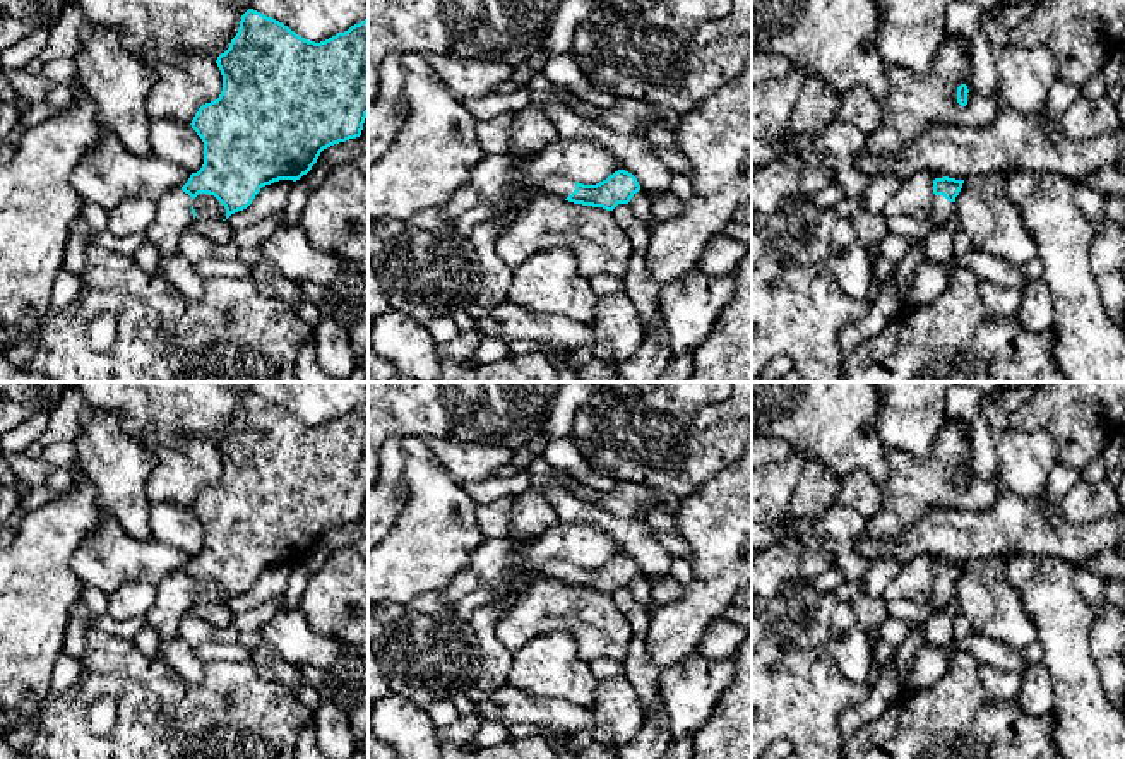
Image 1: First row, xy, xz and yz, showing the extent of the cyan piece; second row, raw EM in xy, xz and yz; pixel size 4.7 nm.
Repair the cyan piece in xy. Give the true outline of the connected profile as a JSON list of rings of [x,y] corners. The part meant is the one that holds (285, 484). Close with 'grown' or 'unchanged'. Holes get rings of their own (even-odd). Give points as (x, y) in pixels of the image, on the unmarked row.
[[[248,392],[216,447],[223,475],[202,488],[190,507],[204,526],[204,548],[180,574],[156,586],[156,601],[146,615],[161,642],[178,637],[182,617],[195,605],[193,583],[199,577],[214,579],[228,603],[247,593],[262,571],[300,564],[324,533],[360,521],[368,499],[368,403],[315,427]]] | grown

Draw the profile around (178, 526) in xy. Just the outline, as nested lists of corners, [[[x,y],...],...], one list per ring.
[[[154,504],[149,517],[154,540],[173,545],[190,557],[202,552],[204,526],[190,507]]]

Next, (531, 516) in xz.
[[[543,456],[536,457],[527,471],[531,483],[524,493],[514,499],[510,509],[510,536],[519,541],[538,540],[560,523],[553,505],[543,495],[546,485],[572,492],[572,478],[548,464]]]

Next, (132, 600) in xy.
[[[137,583],[125,584],[108,595],[108,615],[115,620],[127,620],[130,617],[146,617],[156,601],[156,588]]]

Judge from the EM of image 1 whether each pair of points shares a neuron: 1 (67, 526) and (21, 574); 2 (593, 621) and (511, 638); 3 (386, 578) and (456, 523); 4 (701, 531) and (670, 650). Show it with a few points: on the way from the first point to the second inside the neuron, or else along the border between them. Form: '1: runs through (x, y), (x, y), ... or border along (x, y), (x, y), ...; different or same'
1: runs through (55, 538), (33, 562); same
2: runs through (572, 619), (531, 619); same
3: runs through (403, 564), (415, 557), (439, 533); same
4: runs through (709, 561), (709, 593), (685, 621); same

